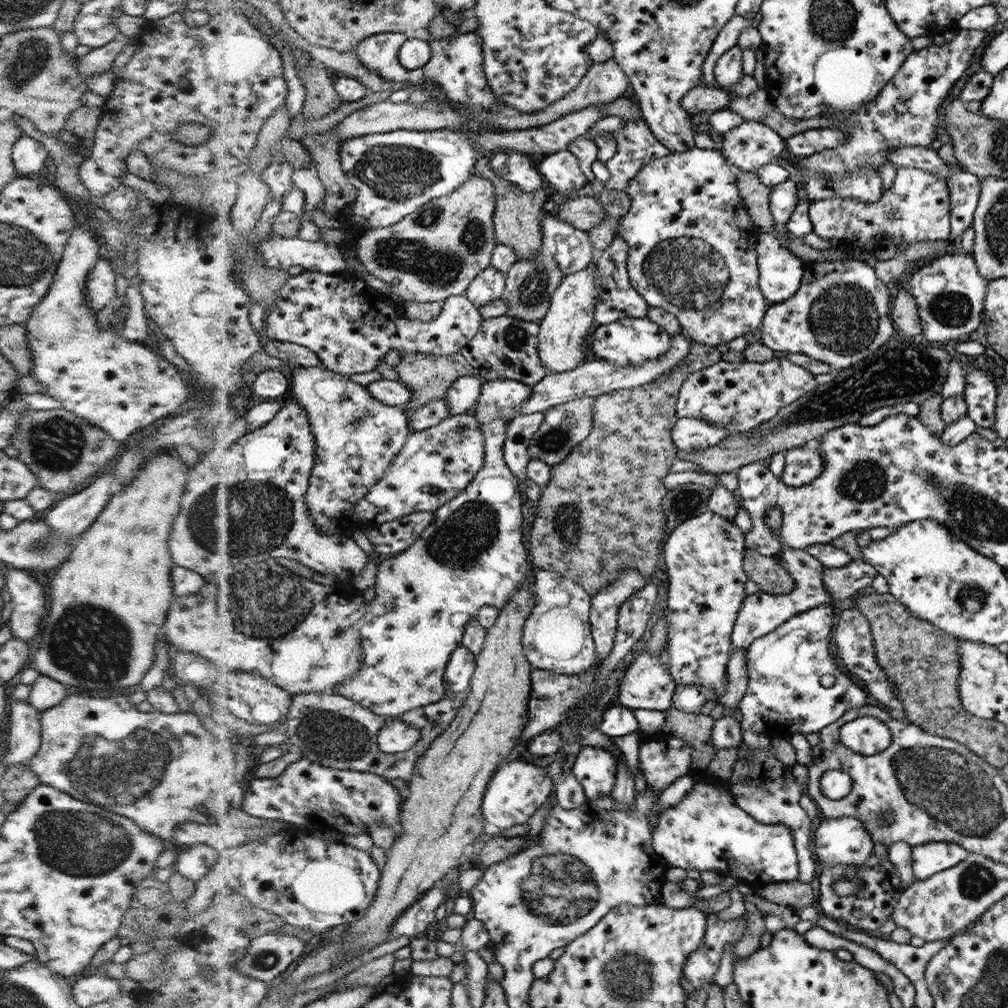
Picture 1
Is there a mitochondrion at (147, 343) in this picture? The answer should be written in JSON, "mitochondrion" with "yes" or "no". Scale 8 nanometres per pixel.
{"mitochondrion":"no"}

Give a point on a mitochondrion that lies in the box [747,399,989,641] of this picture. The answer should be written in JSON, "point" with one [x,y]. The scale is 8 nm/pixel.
{"point":[862,481]}

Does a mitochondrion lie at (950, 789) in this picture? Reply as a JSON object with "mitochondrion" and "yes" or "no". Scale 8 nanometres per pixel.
{"mitochondrion":"yes"}

